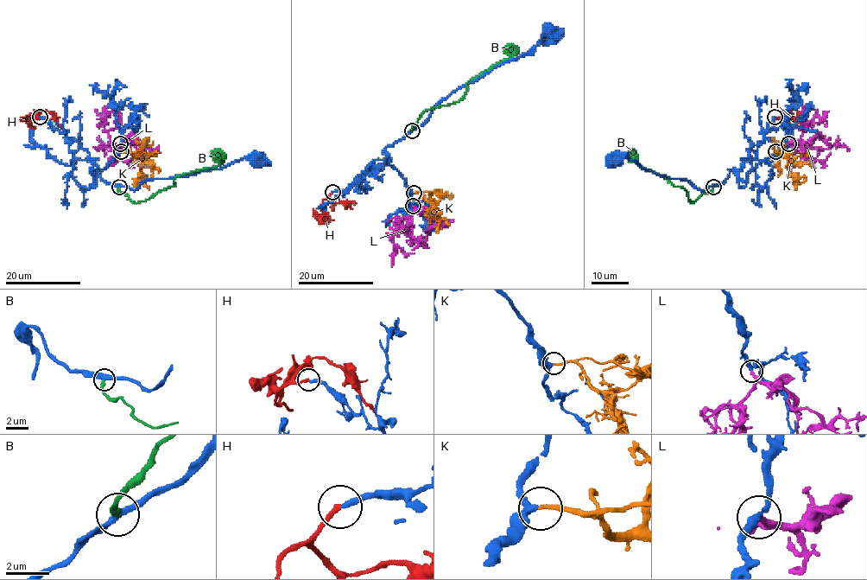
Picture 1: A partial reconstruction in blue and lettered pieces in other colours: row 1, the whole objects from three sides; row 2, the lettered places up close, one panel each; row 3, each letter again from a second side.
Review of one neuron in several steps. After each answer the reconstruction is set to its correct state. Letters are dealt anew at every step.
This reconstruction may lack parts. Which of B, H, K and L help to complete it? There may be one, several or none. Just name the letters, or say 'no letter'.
K, L

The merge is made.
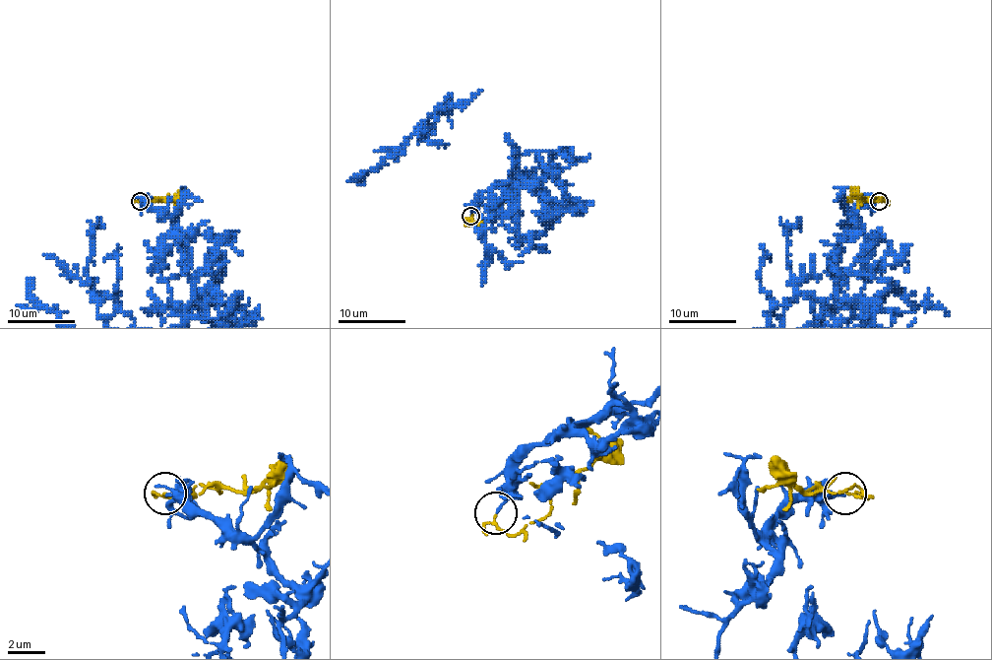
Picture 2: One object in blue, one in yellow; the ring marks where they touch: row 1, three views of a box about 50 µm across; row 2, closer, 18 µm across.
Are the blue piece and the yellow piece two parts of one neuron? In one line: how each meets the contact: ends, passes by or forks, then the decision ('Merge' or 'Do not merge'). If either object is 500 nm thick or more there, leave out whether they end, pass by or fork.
At the ring blue ends. At the ring yellow passes by. Do not merge

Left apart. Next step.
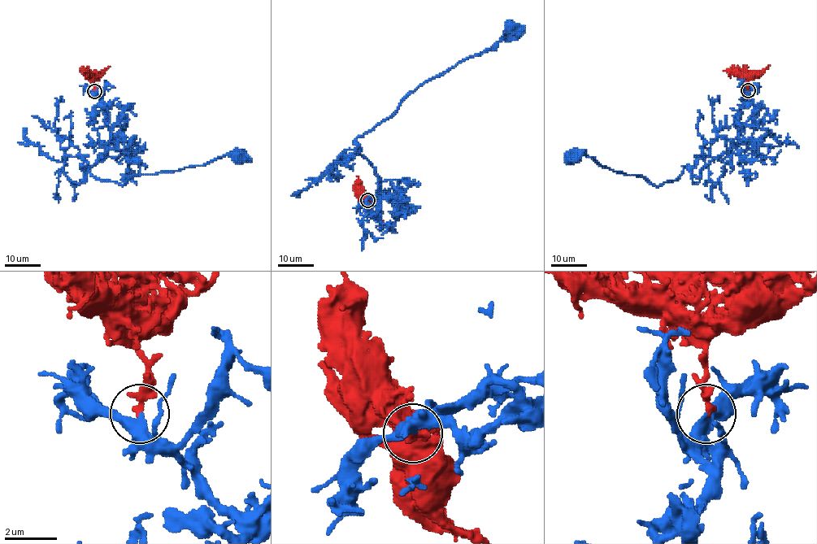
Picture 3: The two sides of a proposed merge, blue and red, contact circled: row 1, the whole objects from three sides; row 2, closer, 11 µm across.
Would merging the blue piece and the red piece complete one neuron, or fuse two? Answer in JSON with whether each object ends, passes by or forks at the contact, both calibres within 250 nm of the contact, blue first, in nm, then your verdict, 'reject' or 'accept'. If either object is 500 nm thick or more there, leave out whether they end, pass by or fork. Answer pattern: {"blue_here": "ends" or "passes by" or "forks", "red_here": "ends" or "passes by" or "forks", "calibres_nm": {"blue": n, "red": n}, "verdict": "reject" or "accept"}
{"blue_here": "passes by", "red_here": "ends", "calibres_nm": {"blue": 360, "red": 280}, "verdict": "reject"}

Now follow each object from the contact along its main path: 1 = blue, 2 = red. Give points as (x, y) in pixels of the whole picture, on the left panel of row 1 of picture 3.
1: (94, 91), (107, 107), (110, 140), (85, 177), (84, 165), (97, 179), (123, 185), (138, 175), (237, 157)
2: (94, 91), (94, 78), (109, 66)

